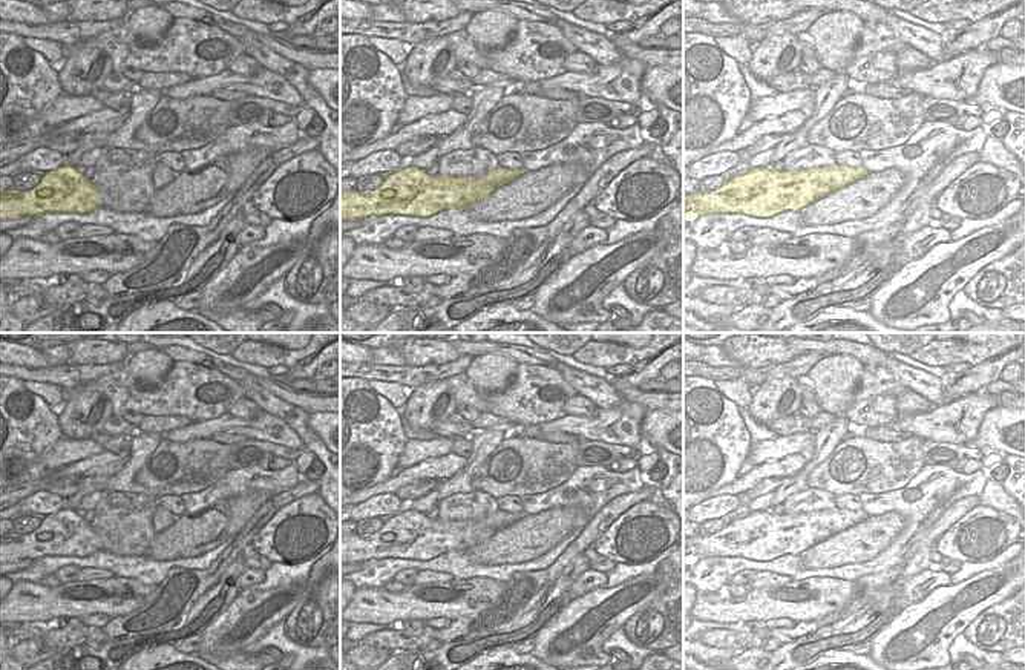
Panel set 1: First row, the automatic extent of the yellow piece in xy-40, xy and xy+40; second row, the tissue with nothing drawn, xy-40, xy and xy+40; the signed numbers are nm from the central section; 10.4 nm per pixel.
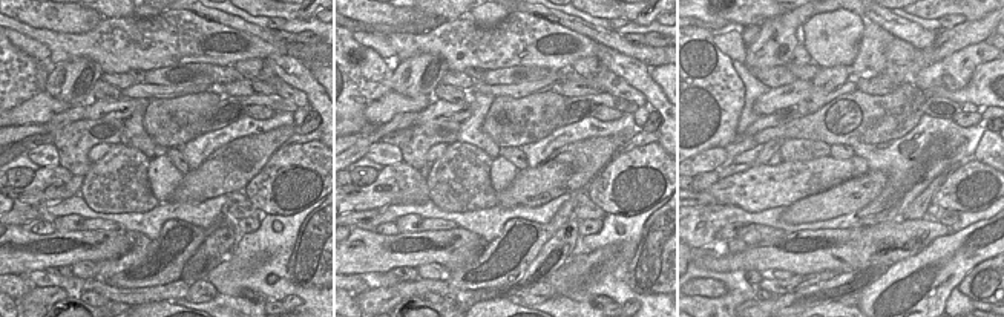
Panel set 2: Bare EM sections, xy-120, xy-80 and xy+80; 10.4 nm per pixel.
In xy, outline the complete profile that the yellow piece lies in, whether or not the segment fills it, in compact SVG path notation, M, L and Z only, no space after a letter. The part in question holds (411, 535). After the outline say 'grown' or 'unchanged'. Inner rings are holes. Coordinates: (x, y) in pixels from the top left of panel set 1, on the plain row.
M408 509L395 514L372 535L340 535L340 564L383 558L429 561L446 552L469 552L521 517L498 509L483 521L431 520L423 512Z; unchanged

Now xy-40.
M64 507L46 515L38 529L28 534L0 534L0 564L43 557L89 557L103 550L97 530L83 514Z; unchanged

